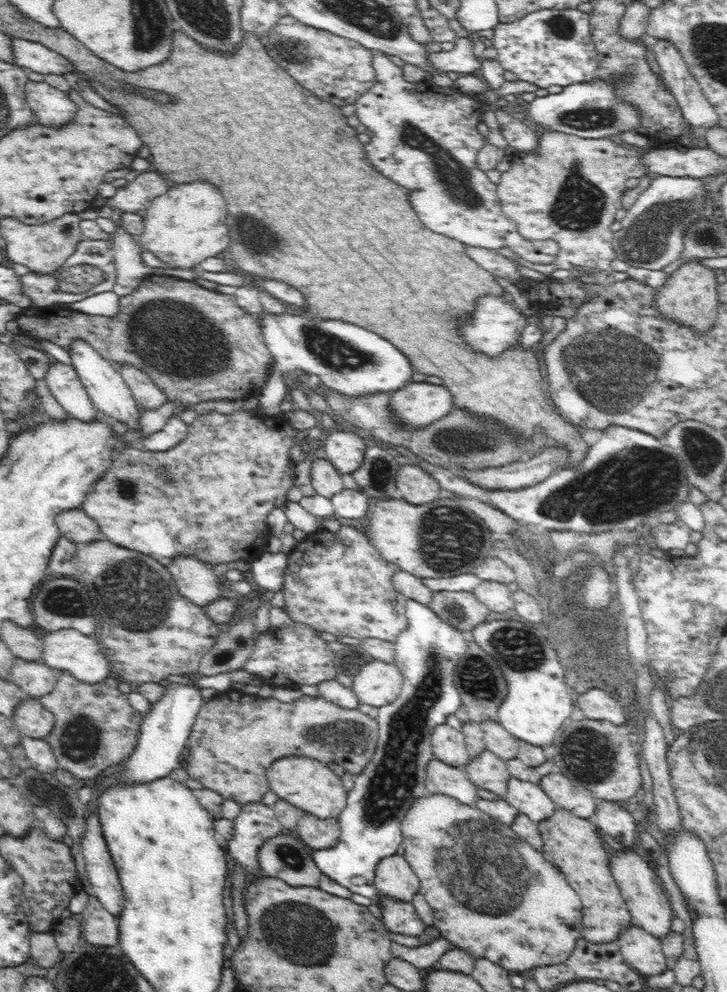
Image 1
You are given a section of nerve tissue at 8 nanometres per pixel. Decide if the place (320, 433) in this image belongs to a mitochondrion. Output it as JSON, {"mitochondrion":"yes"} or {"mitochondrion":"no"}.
{"mitochondrion":"no"}

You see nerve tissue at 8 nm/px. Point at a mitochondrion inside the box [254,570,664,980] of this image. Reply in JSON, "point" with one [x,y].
{"point":[504,892]}

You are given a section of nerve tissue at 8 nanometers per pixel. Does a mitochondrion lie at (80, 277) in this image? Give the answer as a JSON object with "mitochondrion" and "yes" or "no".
{"mitochondrion":"yes"}

